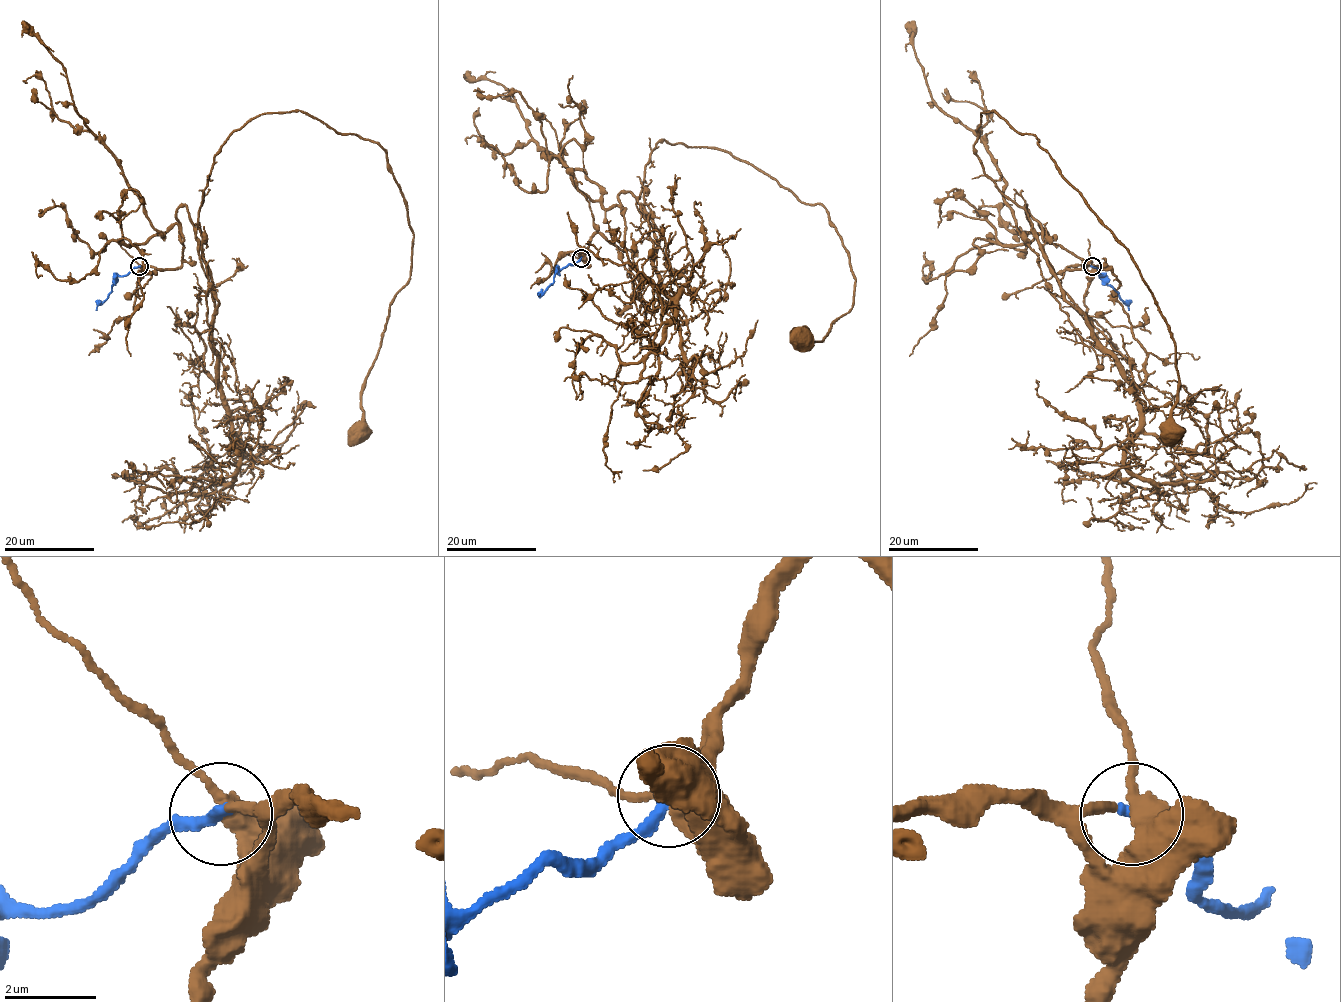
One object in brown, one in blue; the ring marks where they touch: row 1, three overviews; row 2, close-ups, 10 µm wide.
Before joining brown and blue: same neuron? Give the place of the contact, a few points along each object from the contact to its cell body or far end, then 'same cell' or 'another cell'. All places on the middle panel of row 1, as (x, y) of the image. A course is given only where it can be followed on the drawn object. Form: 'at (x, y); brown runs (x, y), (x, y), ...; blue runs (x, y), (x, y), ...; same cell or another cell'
at (581, 258); brown runs (581, 257), (597, 232), (623, 250), (618, 195), (661, 139), (728, 151), (847, 252), (853, 306), (802, 337); blue runs (581, 257), (560, 269), (554, 281), (539, 295); same cell

